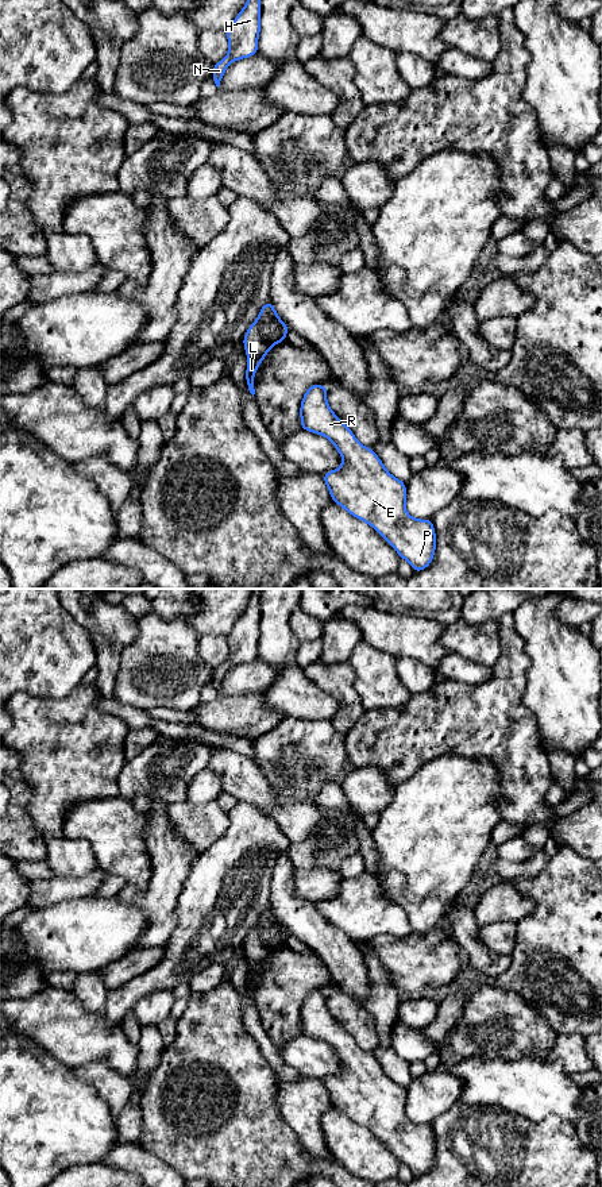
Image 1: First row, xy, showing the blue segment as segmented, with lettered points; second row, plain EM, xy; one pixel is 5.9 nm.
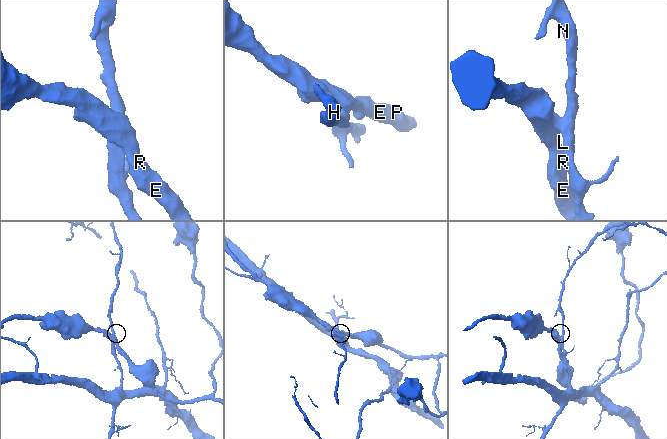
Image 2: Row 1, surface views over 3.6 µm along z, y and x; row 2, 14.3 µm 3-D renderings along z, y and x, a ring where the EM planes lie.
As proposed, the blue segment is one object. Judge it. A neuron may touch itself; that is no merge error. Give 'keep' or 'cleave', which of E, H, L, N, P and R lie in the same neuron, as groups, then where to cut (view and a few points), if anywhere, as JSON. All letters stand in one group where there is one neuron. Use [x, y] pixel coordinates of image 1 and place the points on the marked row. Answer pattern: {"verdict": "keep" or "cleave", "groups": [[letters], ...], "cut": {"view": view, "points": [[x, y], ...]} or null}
{"verdict": "cleave", "groups": [["E", "P", "R"], ["H", "L", "N"]], "cut": {"view": "xy", "points": [[263, 323], [262, 328], [278, 342]]}}

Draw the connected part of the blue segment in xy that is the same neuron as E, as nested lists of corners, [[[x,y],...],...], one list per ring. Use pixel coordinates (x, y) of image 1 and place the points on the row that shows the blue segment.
[[[310,385],[301,400],[300,416],[302,429],[328,438],[343,458],[343,463],[339,469],[331,470],[323,475],[332,501],[343,506],[354,517],[370,524],[398,552],[401,559],[405,559],[412,564],[414,573],[427,569],[433,559],[436,548],[436,533],[432,520],[413,519],[406,512],[406,485],[393,477],[378,455],[371,448],[362,446],[352,431],[333,413],[327,402],[327,389],[328,388],[324,385]]]

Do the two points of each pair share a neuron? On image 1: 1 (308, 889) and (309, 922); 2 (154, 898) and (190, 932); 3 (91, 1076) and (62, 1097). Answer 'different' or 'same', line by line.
1: different
2: different
3: different

